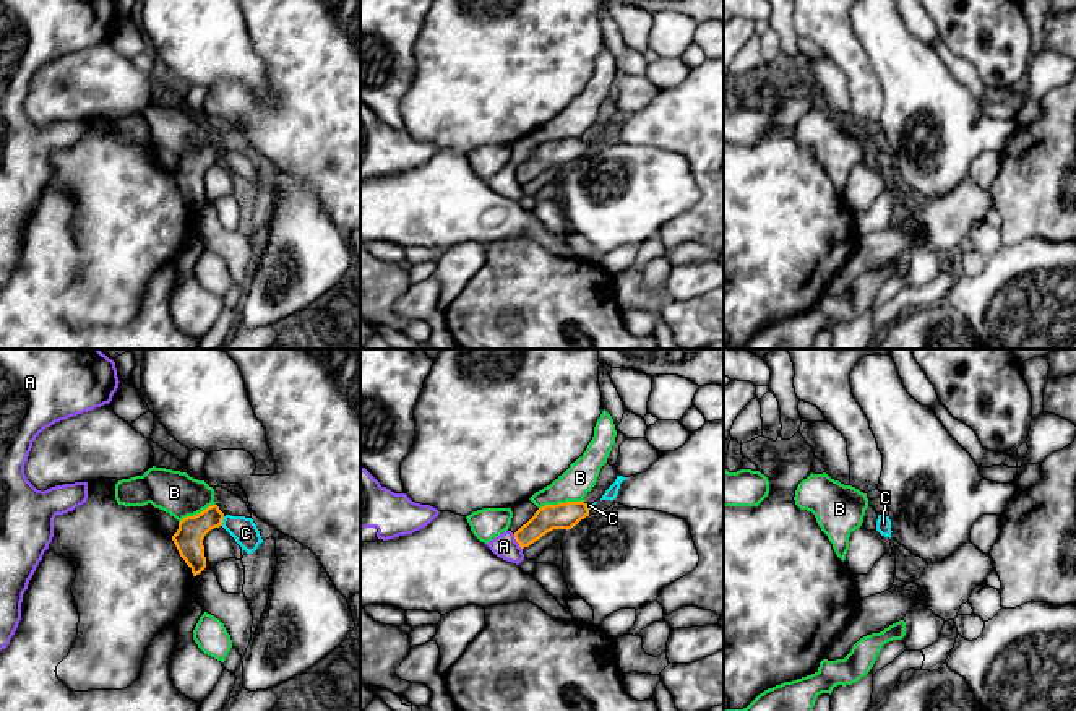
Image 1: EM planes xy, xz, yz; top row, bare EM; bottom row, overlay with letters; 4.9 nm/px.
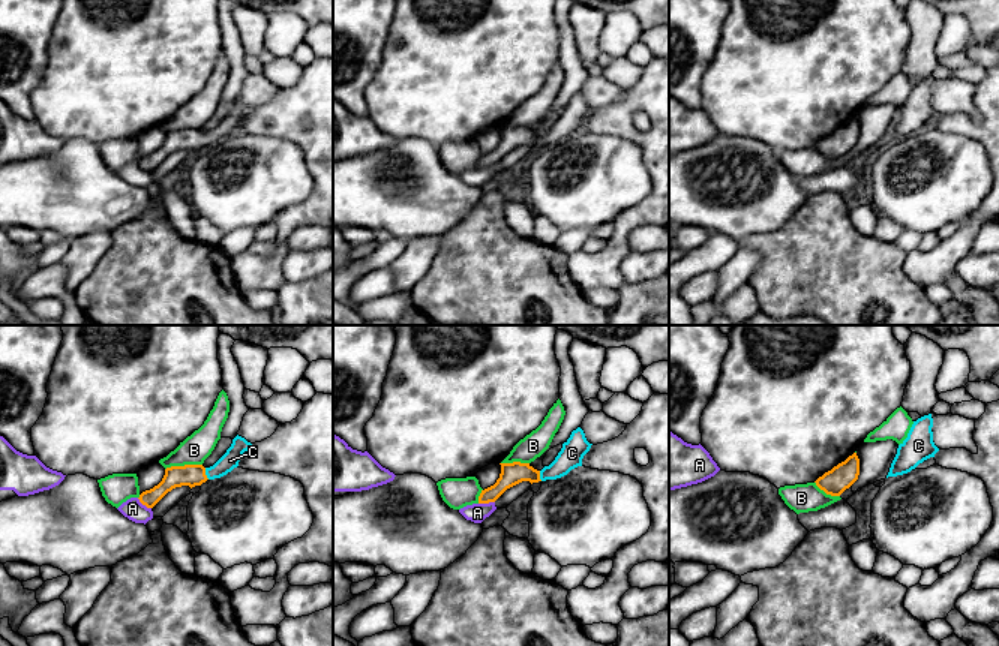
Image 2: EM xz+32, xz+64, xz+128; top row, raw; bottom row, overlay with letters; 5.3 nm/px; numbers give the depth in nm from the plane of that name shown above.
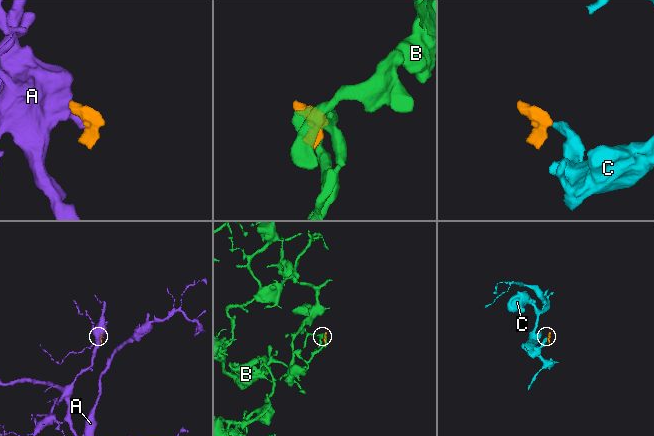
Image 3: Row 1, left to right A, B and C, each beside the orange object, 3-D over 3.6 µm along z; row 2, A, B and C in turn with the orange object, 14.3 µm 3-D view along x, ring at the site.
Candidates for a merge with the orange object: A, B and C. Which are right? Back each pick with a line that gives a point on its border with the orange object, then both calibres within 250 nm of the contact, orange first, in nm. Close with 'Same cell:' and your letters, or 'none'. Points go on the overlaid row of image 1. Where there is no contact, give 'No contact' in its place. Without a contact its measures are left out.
C: Touches orange at xy (221, 521). Thickness 140 nm (orange) against 130 nm
Same cell: C

